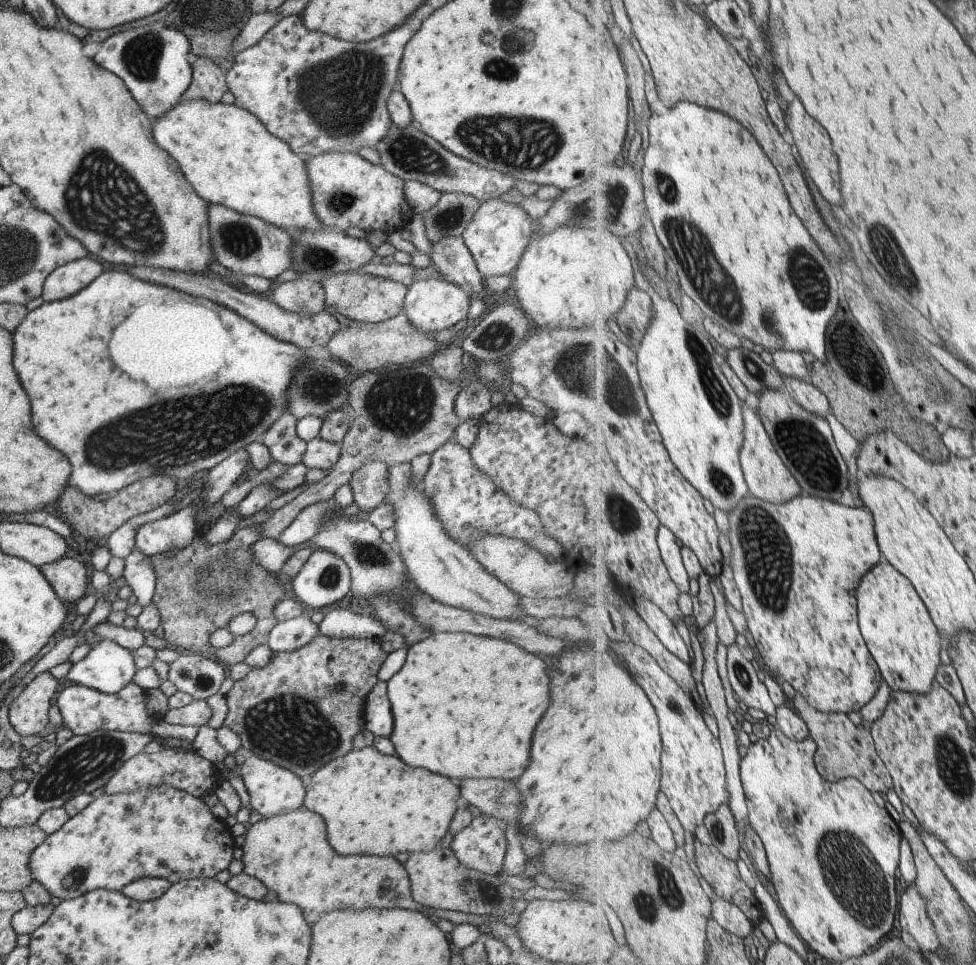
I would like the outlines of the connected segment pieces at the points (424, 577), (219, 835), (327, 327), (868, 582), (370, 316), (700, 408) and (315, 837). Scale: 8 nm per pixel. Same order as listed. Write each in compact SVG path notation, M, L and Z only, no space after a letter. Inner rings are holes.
M410 462L389 463L388 471L388 493L382 504L392 506L392 517L395 517L393 546L405 565L405 575L415 587L435 602L484 617L517 621L525 615L519 605L519 595L489 574L465 548L445 534L421 488L410 482Z
M157 785L155 788L149 790L137 790L132 793L110 795L103 793L98 798L93 799L81 812L78 812L61 825L59 830L46 836L46 839L37 845L37 848L33 849L33 852L29 855L28 867L32 879L35 879L45 890L49 892L50 896L57 896L61 900L72 899L86 892L95 889L107 889L110 891L121 890L123 886L133 882L134 880L145 877L157 877L168 880L170 883L176 883L180 880L198 879L198 878L210 878L221 870L227 869L229 862L231 862L231 853L234 848L234 837L228 830L226 823L223 820L219 820L210 811L209 808L196 796L191 796L188 792L183 792L177 789L172 789L165 785Z
M141 266L131 267L127 270L130 276L135 276L139 280L155 282L161 286L167 286L173 290L178 290L194 297L201 297L212 300L222 307L233 310L243 318L258 326L261 330L269 333L279 340L294 344L299 348L313 348L313 346L326 346L330 337L340 330L339 322L326 311L321 311L313 316L296 315L282 308L279 308L273 301L267 300L264 294L253 292L243 292L239 288L233 288L225 284L215 275L192 275L171 270L155 270L155 268L141 268Z
M889 561L872 568L858 586L858 613L868 647L892 690L930 693L942 665L941 648L946 648L940 628L912 580Z
M361 271L330 274L318 280L324 292L324 301L339 316L360 323L378 323L403 312L403 299L408 287L384 277L373 276Z
M653 293L652 300L652 326L642 344L635 347L649 409L671 462L714 509L728 515L743 499L753 496L741 461L746 442L743 403L717 364L705 328L685 322L678 302Z
M296 810L284 815L261 818L257 823L246 828L245 840L241 846L243 873L258 878L267 890L275 892L281 902L295 904L305 922L313 924L317 918L331 910L365 909L409 909L419 910L410 895L410 882L403 864L395 857L375 858L375 856L339 856L331 850L325 824L321 816L309 810Z

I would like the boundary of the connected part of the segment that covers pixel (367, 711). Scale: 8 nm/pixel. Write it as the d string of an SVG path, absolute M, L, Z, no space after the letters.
M377 681L367 693L362 710L363 729L375 737L388 738L392 732L393 719L386 695L386 684Z

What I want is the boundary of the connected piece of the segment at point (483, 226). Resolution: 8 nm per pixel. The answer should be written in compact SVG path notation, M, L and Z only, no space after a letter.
M499 197L478 203L467 228L462 232L462 239L481 278L486 280L489 276L509 276L530 243L533 228L532 218L517 203L505 202Z

